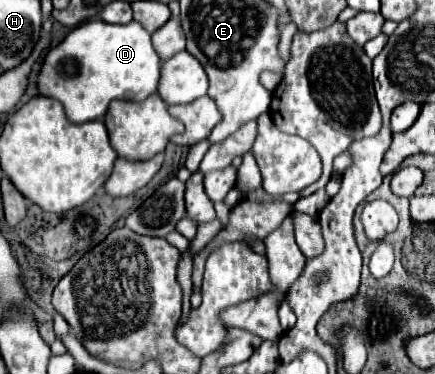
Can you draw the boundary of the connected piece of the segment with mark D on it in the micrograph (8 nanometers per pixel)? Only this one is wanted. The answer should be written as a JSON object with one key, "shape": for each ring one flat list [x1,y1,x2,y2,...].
{"shape":[[87,21,75,27,57,47,53,47,37,75,39,95,57,99,67,119,73,123,103,119,113,99,143,101,157,91,161,59,151,45,151,35,137,23,111,25]]}

